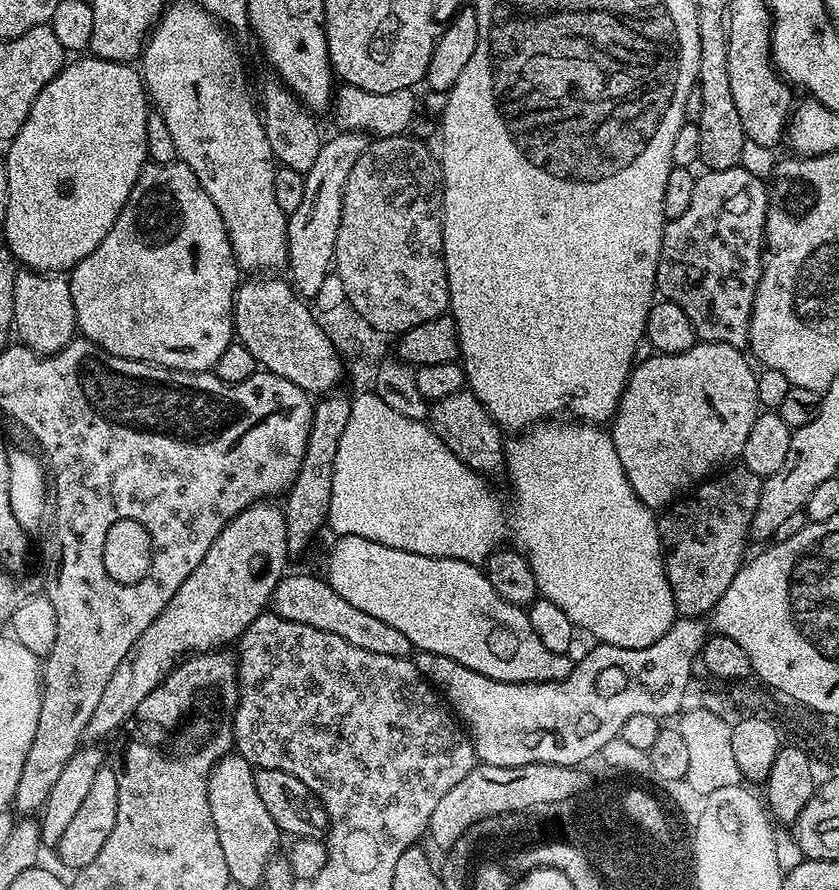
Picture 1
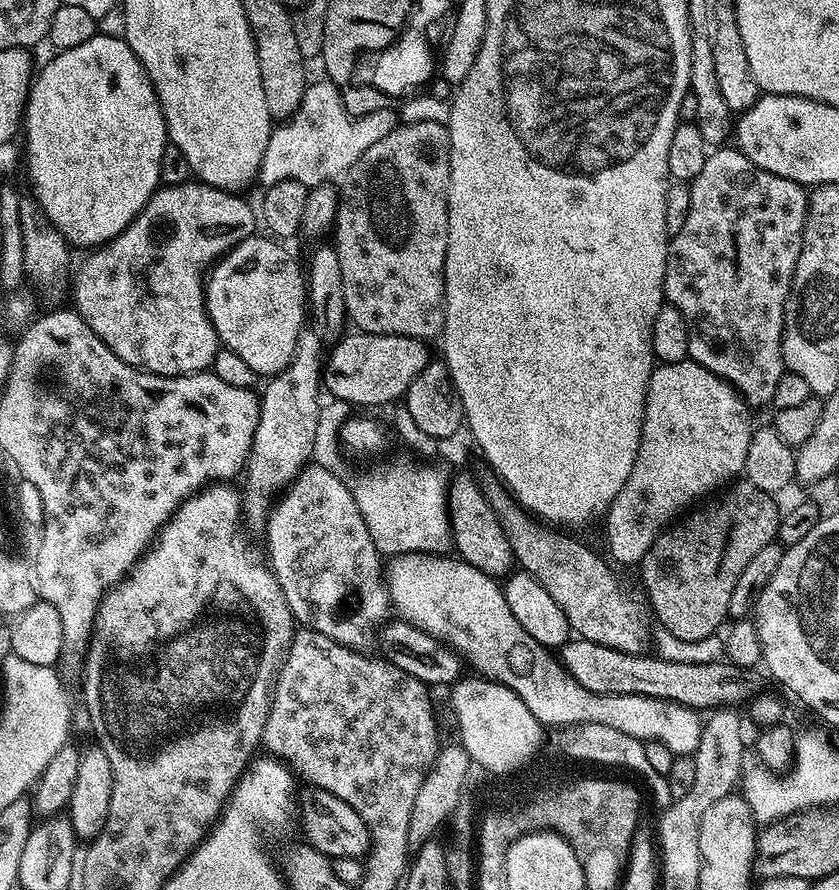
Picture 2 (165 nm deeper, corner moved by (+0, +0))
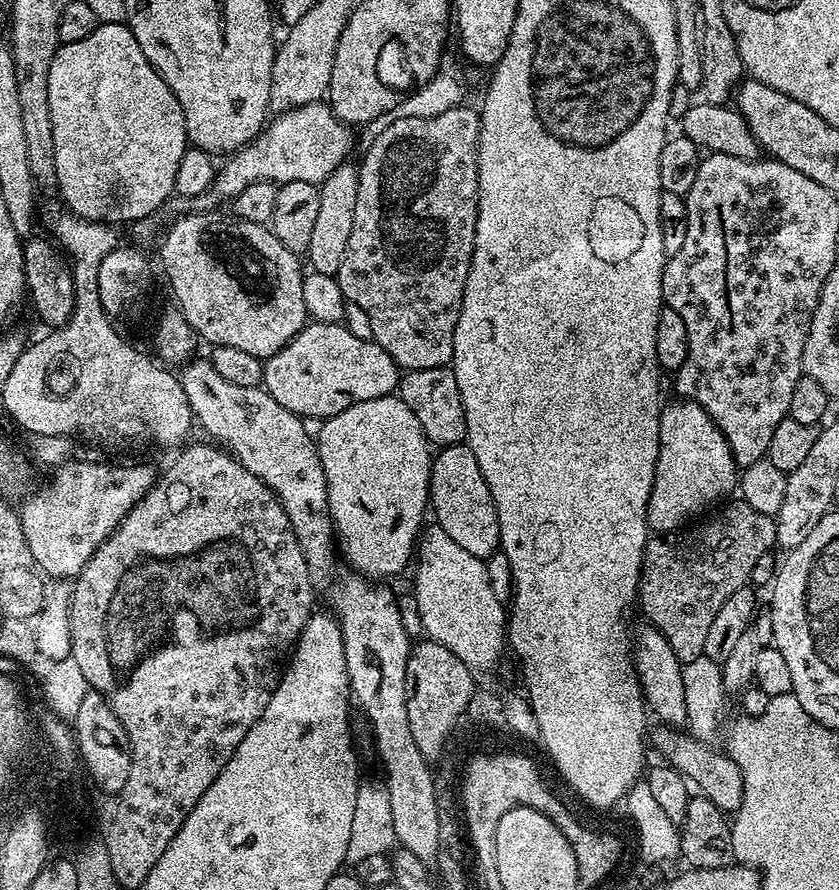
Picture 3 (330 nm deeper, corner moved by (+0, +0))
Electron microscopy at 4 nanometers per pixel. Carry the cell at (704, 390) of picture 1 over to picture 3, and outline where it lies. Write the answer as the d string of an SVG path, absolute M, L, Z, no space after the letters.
M676 398L673 401L673 404L665 403L660 409L660 449L654 474L654 486L650 490L648 503L648 527L656 534L683 529L689 522L697 519L695 516L699 512L704 512L711 504L718 503L731 488L733 491L738 484L737 462L732 456L722 430L712 421L708 411L693 400Z

